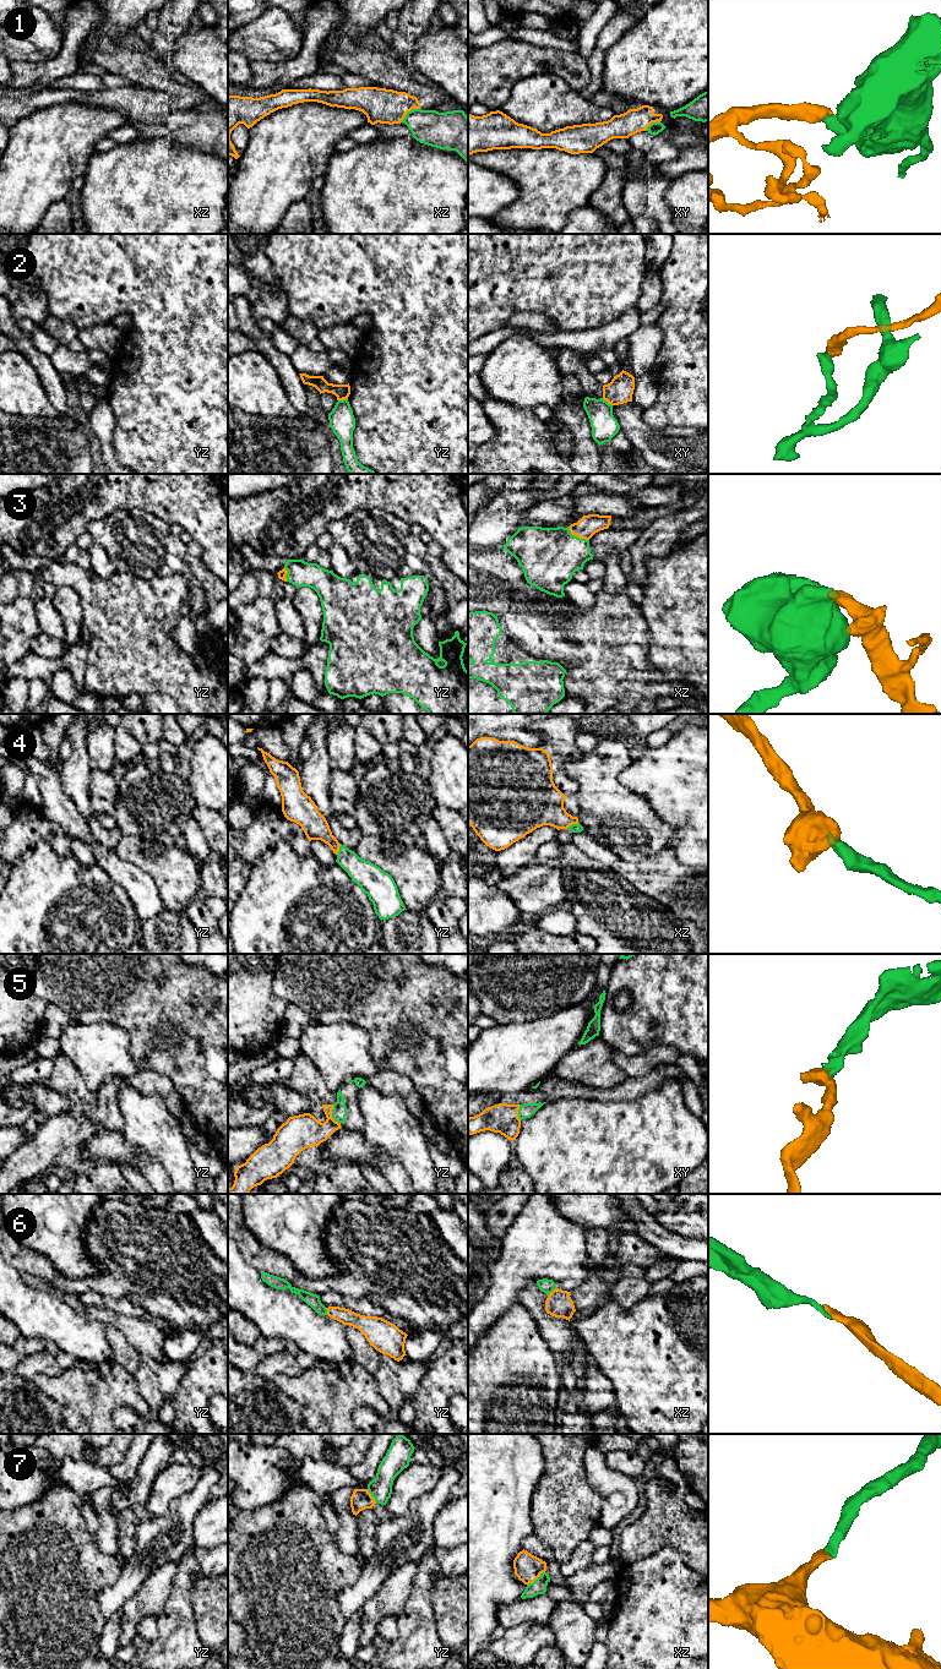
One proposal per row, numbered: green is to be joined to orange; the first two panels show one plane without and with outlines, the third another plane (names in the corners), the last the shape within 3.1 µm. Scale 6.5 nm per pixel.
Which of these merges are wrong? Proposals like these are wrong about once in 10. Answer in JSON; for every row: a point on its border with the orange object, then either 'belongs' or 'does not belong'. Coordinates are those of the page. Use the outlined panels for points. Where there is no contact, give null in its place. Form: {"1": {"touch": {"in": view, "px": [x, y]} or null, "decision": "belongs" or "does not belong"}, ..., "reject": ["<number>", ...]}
{"1": {"touch": {"in": "xz", "px": [408, 110]}, "decision": "belongs"}, "2": {"touch": {"in": "xy", "px": [607, 401]}, "decision": "does not belong"}, "3": {"touch": {"in": "xz", "px": [577, 536]}, "decision": "belongs"}, "4": {"touch": {"in": "xz", "px": [572, 823]}, "decision": "belongs"}, "5": {"touch": {"in": "yz", "px": [331, 1114]}, "decision": "belongs"}, "6": {"touch": {"in": "xz", "px": [553, 1291]}, "decision": "belongs"}, "7": {"touch": {"in": "xz", "px": [536, 1578]}, "decision": "belongs"}, "reject": ["2"]}

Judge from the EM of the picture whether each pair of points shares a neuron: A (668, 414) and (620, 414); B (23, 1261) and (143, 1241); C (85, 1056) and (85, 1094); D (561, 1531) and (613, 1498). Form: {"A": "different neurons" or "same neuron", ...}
{"A": "different neurons", "B": "same neuron", "C": "different neurons", "D": "different neurons"}

